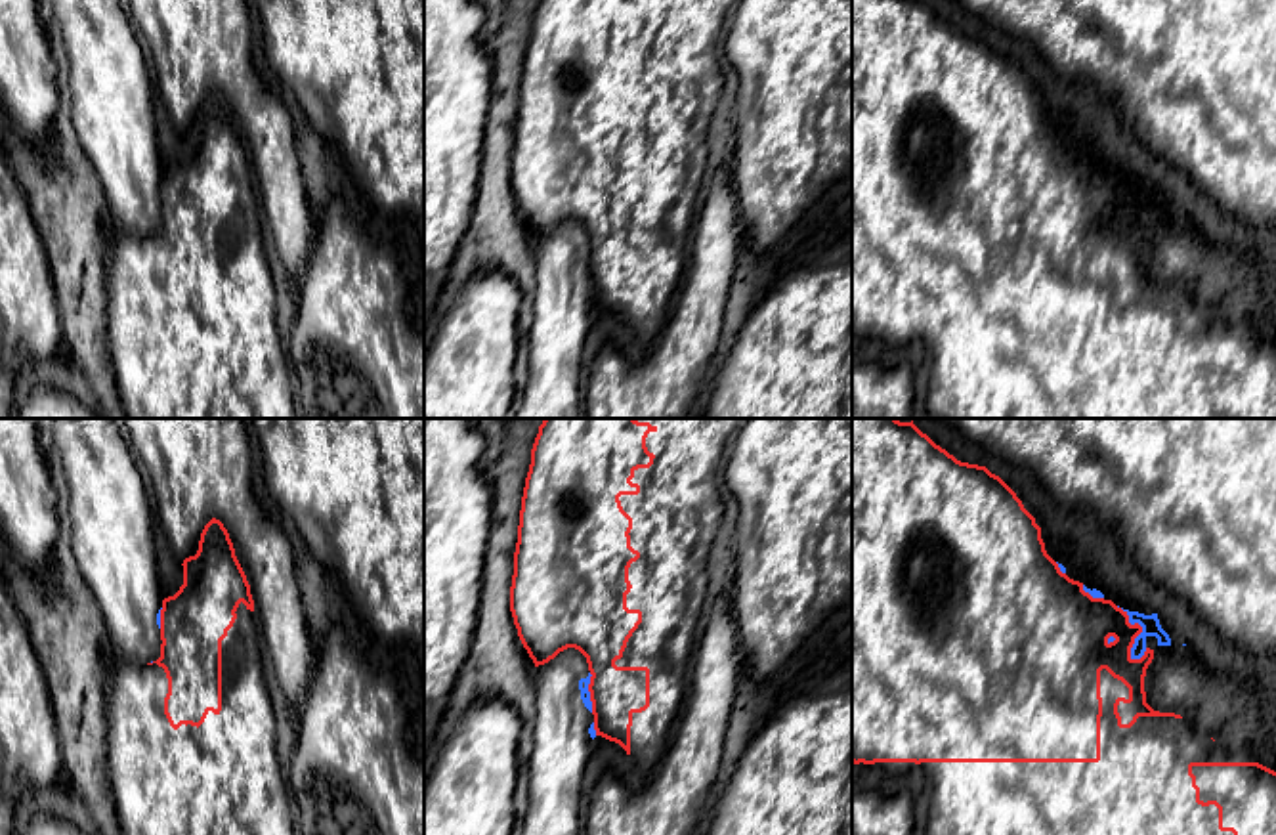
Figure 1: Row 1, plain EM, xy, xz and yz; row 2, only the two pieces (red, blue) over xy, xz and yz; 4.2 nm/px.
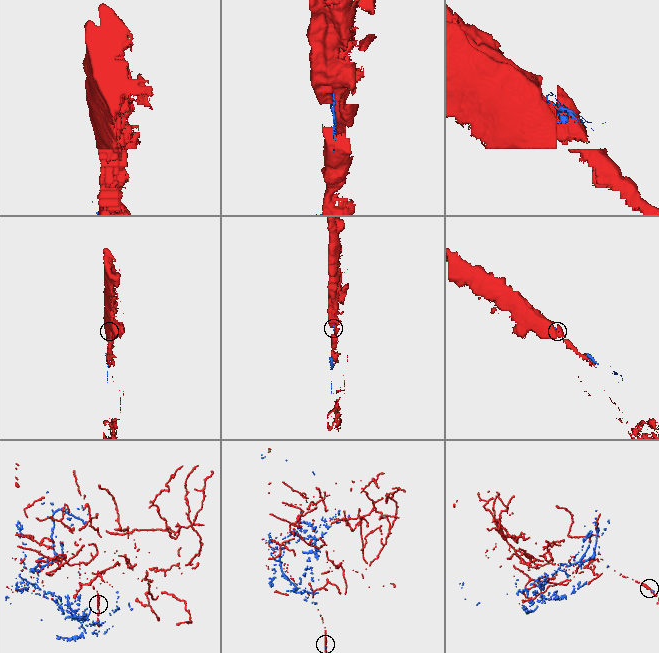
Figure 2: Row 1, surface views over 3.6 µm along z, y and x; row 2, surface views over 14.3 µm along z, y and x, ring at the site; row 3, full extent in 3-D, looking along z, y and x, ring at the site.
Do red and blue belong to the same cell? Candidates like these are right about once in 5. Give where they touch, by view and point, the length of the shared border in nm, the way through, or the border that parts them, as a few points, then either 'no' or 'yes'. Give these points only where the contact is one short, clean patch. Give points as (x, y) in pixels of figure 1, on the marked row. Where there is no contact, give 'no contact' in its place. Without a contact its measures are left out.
meets red in yz at (1141, 631); contact 260 nm long; no

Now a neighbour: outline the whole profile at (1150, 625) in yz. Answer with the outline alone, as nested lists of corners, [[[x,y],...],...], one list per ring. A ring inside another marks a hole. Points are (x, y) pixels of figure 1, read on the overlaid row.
[[[1123,611],[1131,625],[1142,627],[1131,659],[1140,659],[1148,648],[1154,652],[1144,676],[1146,703],[1188,718],[1230,751],[1259,753],[1265,766],[1276,772],[1276,669],[1213,673],[1190,646],[1177,644],[1161,629],[1158,613]]]

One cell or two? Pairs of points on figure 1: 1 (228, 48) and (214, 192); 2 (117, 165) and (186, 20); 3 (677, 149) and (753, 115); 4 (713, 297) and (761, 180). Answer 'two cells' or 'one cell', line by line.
1: two cells
2: two cells
3: two cells
4: two cells

